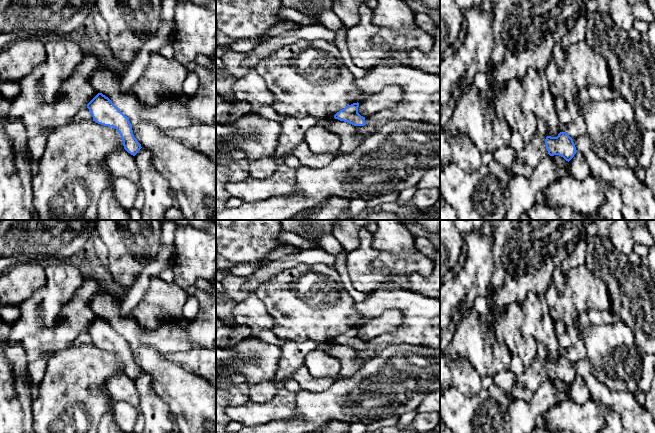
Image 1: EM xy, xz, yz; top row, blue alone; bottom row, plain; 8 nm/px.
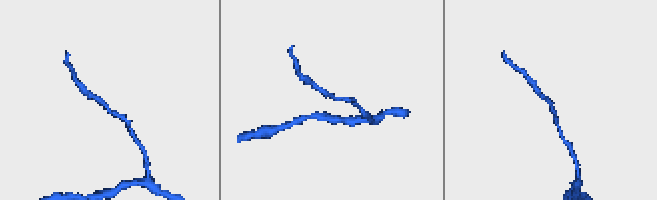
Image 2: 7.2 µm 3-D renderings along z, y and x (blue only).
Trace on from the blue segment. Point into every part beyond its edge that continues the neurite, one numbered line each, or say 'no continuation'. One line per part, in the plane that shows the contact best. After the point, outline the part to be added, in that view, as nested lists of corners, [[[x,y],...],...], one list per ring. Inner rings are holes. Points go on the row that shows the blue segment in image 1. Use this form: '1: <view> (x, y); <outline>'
no continuation

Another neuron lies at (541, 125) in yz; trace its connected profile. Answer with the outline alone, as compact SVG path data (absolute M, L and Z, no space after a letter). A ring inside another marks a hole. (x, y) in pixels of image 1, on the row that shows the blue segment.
M536 118L537 120L537 132L542 136L542 137L547 137L547 126L546 123L543 119L541 118Z

